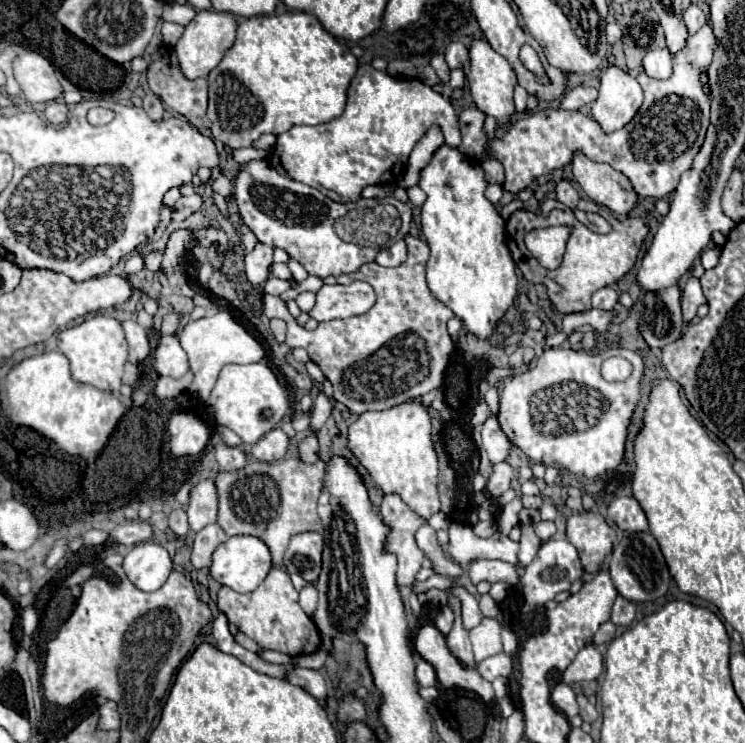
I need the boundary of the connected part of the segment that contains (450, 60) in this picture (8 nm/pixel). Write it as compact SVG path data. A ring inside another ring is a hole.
M455 41L455 43L449 43L447 49L445 49L445 61L449 65L449 69L457 69L457 67L465 67L467 61L469 61L469 49Z

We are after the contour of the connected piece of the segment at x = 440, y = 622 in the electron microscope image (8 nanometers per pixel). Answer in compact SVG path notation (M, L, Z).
M443 607L443 609L441 609L441 613L435 617L435 625L437 625L437 629L439 629L443 635L447 635L447 633L451 631L453 613L451 613L449 607Z

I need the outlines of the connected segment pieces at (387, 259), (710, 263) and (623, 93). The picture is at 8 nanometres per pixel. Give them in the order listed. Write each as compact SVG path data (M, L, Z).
M397 241L397 243L393 243L389 249L379 251L379 255L375 257L375 261L377 261L379 265L383 265L383 267L395 267L395 265L399 265L399 263L405 261L405 255L407 255L405 243L403 243L403 241Z
M709 247L709 249L705 249L703 255L701 255L701 263L703 263L703 267L705 267L705 269L715 267L717 261L719 261L719 255L721 255L721 251L719 251L717 247Z
M609 65L601 75L599 97L593 103L593 119L605 133L625 127L643 103L639 81L617 65Z

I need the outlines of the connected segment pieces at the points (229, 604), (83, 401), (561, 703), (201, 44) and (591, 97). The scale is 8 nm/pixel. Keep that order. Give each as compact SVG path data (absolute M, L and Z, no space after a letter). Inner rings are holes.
M273 567L265 581L251 593L237 593L229 587L221 587L217 593L217 609L227 615L229 623L235 623L241 633L257 641L263 649L275 649L289 655L299 655L303 651L303 655L307 655L321 645L315 623L299 607L299 591L281 567ZM311 633L315 633L315 637L309 637Z
M51 351L23 359L7 375L7 397L11 421L35 429L53 439L69 455L97 455L107 445L117 421L127 407L113 395L93 385L73 379L69 359L61 351Z
M559 683L559 685L553 689L551 701L553 701L553 705L559 707L569 719L579 713L579 705L577 705L575 693L573 693L573 689L571 689L569 685L565 685L565 683Z
M211 9L199 11L195 15L195 19L185 27L183 37L175 45L181 71L189 79L207 77L209 71L215 69L219 65L219 61L223 59L223 55L233 47L235 31L237 31L237 21L231 13L217 13L217 11L211 11Z
M575 87L575 89L571 89L563 95L563 99L559 101L559 107L567 109L567 111L577 111L585 103L595 101L595 97L597 97L597 89L593 89L593 87Z

